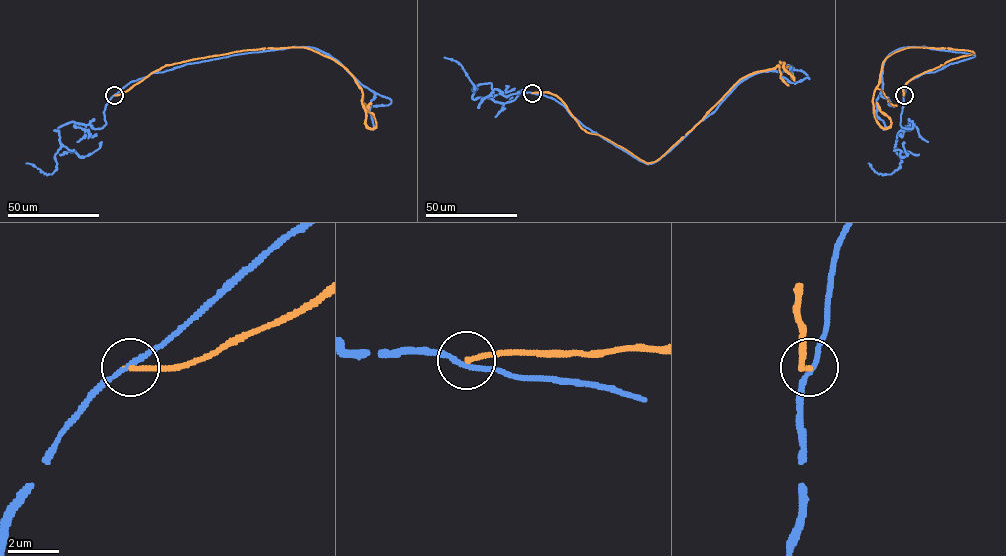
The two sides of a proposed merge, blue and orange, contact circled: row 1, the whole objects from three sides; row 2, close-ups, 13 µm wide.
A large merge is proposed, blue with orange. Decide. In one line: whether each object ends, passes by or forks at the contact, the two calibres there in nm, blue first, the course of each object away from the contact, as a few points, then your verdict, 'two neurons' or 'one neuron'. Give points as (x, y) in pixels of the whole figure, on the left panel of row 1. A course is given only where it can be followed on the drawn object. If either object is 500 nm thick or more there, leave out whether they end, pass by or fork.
blue passes by; orange ends there; 170 nm thick on the blue side, 180 nm on the other; blue runs (114, 95), (131, 82), (186, 64), (310, 47), (335, 59), (361, 85), (391, 102), (369, 106), (363, 97); orange runs (114, 95), (165, 65), (247, 50), (302, 47), (347, 71), (362, 92), (365, 124), (374, 128), (371, 103); two neurons

